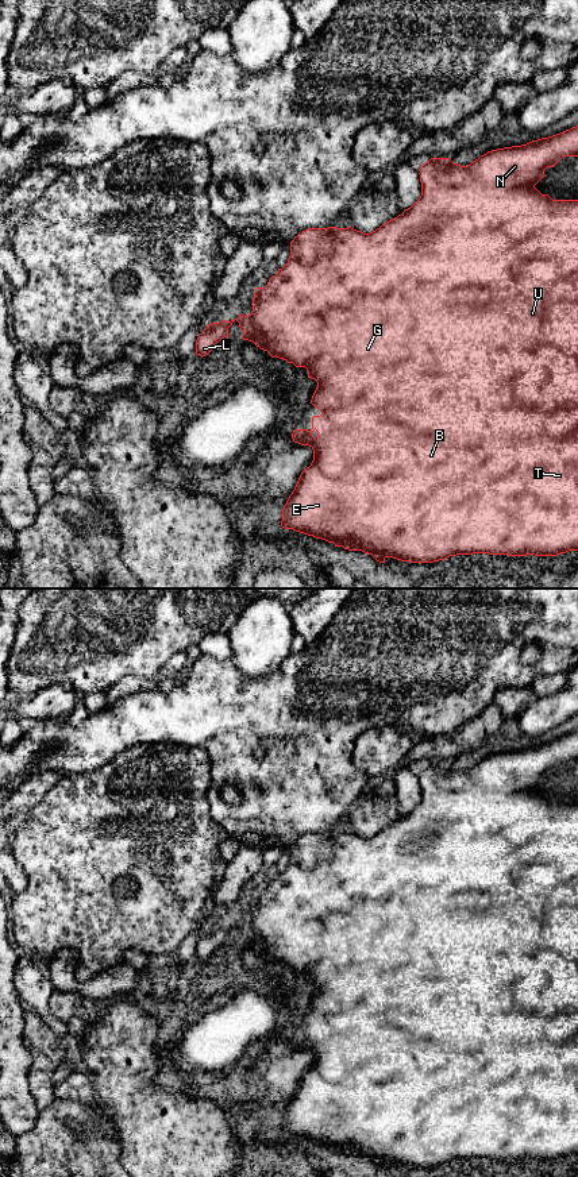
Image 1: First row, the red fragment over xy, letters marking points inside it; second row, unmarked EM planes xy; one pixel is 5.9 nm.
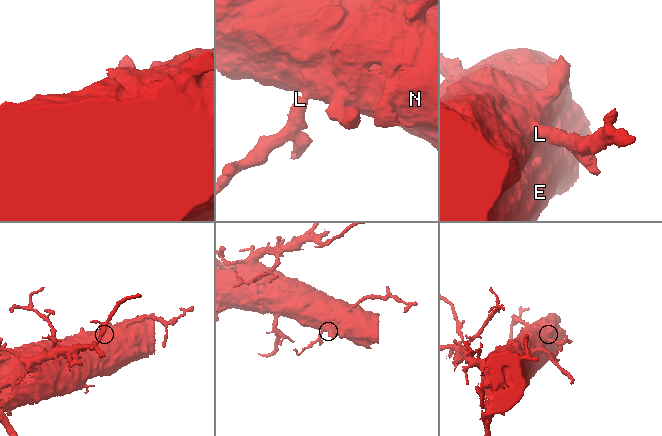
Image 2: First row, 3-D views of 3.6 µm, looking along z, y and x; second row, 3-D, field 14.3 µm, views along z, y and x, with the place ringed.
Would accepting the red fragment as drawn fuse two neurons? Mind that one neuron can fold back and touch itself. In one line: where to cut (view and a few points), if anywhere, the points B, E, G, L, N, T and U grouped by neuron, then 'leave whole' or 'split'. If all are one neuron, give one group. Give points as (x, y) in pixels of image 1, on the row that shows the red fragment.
no cut; B E G L N T U; leave whole

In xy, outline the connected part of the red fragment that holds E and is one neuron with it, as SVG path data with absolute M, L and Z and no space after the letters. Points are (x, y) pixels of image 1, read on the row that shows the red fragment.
M578 126L560 134L532 140L527 144L488 151L470 165L461 166L450 158L431 158L420 167L421 196L397 217L386 221L370 234L348 228L308 228L290 242L288 263L269 279L265 288L257 288L253 298L253 312L235 319L243 332L242 339L253 341L267 351L271 358L280 358L296 367L305 367L308 378L317 382L311 404L321 414L312 417L312 429L294 429L292 439L313 449L313 460L307 467L284 509L281 526L334 543L348 551L362 551L377 562L386 557L412 563L434 563L456 555L489 553L508 556L556 556L569 551L578 551L578 200L552 200L542 194L535 185L544 177L547 167L554 167L563 157L578 157Z

